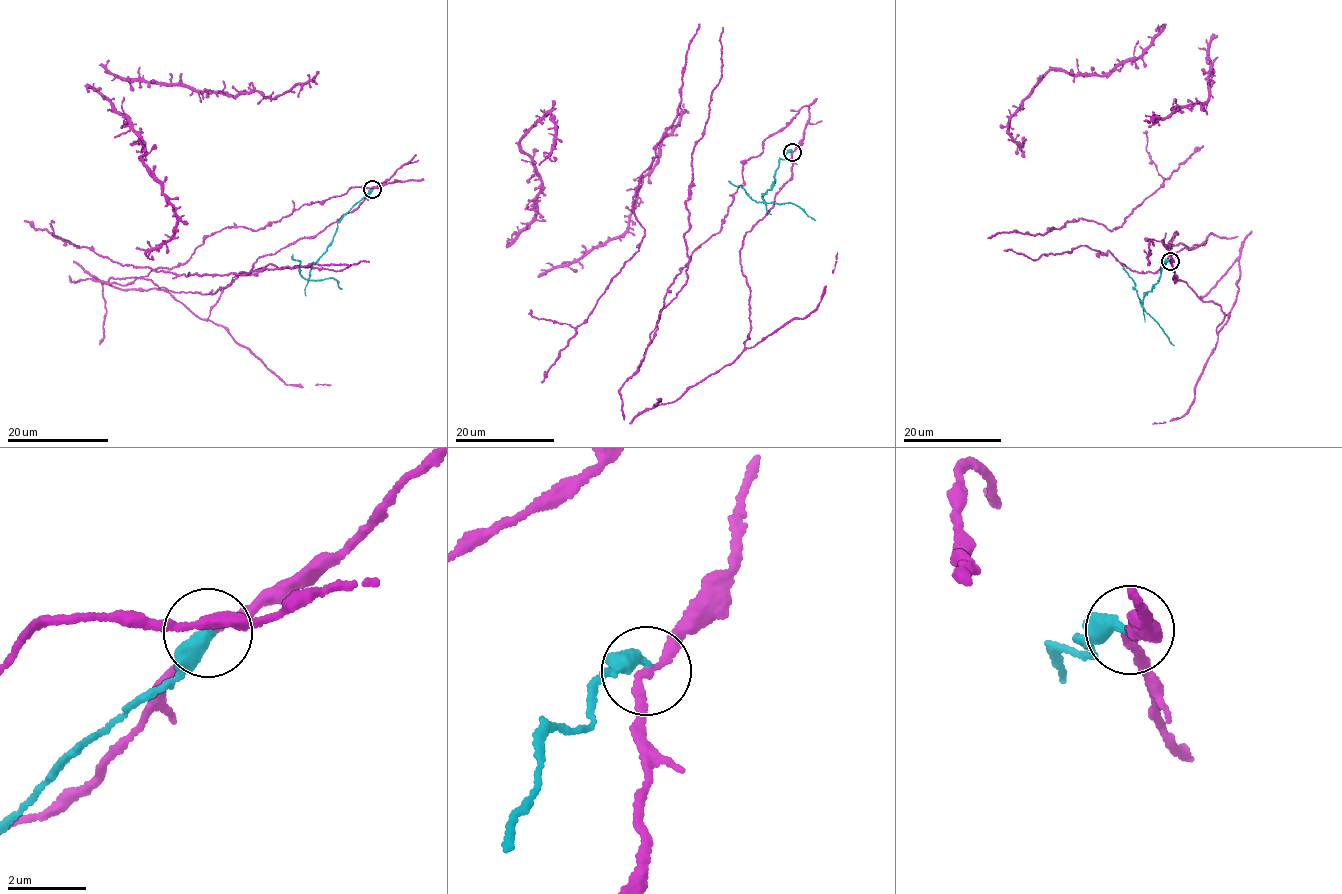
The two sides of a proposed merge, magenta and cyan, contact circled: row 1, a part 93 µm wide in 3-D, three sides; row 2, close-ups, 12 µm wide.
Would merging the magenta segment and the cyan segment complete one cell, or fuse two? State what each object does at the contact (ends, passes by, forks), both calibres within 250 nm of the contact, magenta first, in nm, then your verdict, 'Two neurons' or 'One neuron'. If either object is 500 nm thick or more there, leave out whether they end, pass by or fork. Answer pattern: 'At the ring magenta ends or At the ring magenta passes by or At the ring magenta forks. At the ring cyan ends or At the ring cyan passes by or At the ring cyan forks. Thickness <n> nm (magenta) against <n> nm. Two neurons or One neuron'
At the ring magenta passes by. At the ring cyan ends. Thickness 170 nm (magenta) against 400 nm. Two neurons

